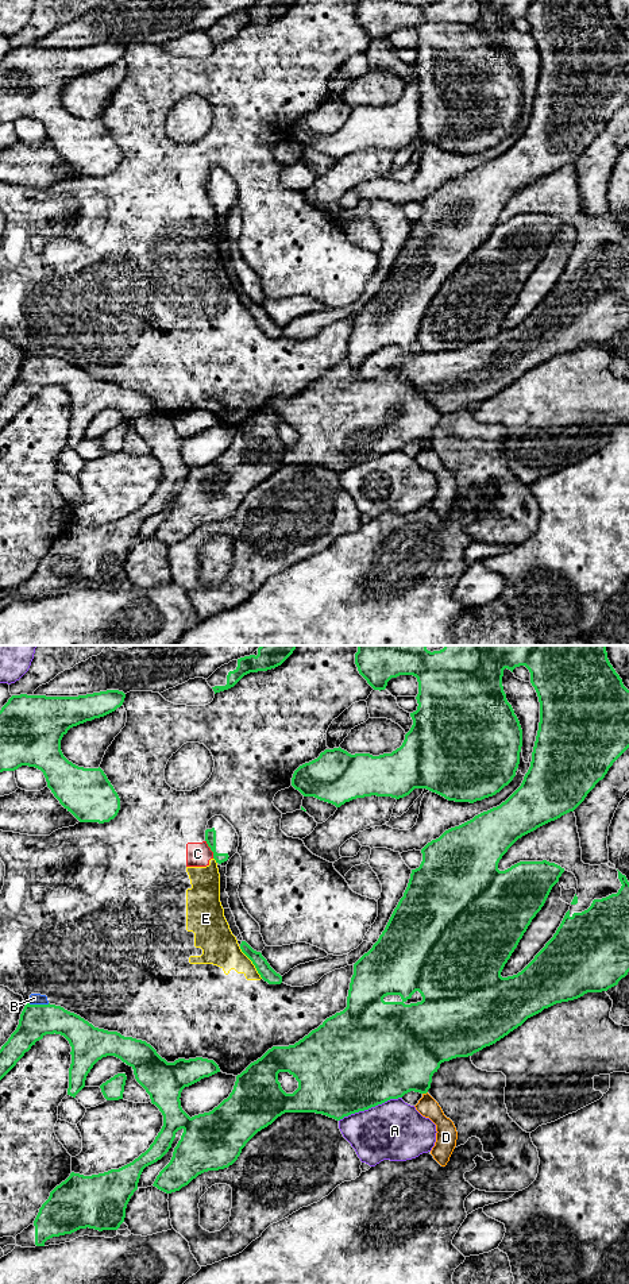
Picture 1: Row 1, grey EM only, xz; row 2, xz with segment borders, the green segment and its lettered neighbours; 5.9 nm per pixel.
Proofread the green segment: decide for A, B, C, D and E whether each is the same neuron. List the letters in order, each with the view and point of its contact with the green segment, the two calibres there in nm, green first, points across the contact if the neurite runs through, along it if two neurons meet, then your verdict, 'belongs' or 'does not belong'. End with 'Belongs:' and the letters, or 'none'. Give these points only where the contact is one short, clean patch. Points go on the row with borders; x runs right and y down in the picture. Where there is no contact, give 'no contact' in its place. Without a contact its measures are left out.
A: meets green in xz at (370, 1107); 500 nm thick on the green side, 360 nm on the other; does not belong
B: meets green in xz at (37, 1005); 190 nm thick on the green side, 60 nm on the other; border along xz (49, 1003), (26, 1005); does not belong
C: meets green in xz at (211, 849); 60 nm thick on the green side, 140 nm on the other; does not belong
D: meets green in xz at (424, 1092); 420 nm thick on the green side, 120 nm on the other; border along xz (427, 1091), (423, 1094); does not belong
E: meets green in xz at (253, 963); 90 nm thick on the green side, 220 nm on the other; does not belong
Belongs: none

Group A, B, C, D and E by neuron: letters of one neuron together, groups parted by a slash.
A / B C E / D

